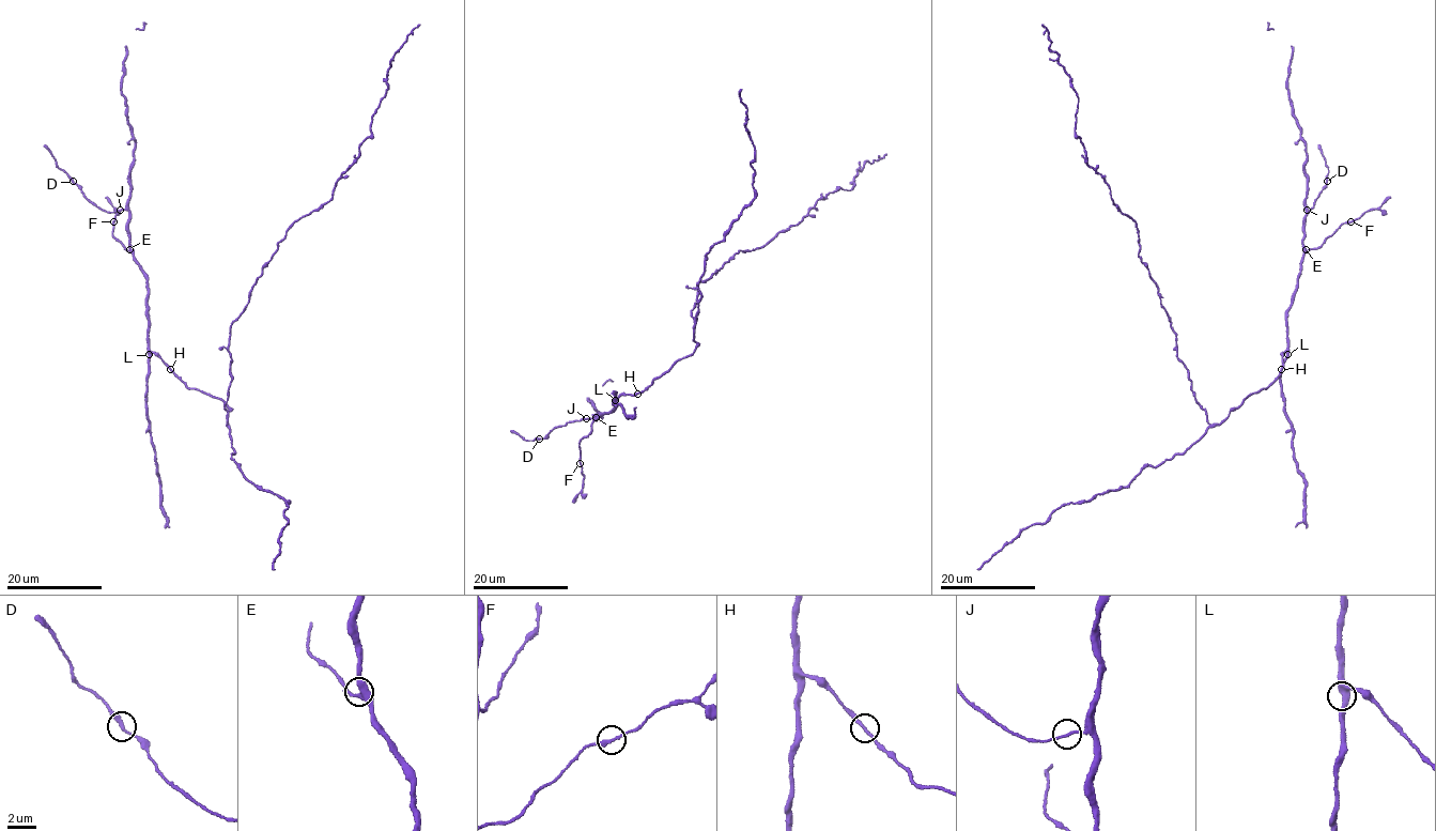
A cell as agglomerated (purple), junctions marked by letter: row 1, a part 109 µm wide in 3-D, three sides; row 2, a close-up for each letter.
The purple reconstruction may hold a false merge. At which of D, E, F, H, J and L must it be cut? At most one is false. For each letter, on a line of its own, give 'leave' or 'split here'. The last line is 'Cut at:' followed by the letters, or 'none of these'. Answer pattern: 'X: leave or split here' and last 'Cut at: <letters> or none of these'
D: leave
E: leave
F: leave
H: leave
J: leave
L: leave
Cut at: none of these

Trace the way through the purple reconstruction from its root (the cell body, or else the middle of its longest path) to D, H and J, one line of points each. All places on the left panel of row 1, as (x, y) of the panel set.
D: (228, 417), (220, 400), (189, 389), (149, 348), (145, 275), (128, 211), (101, 210), (73, 181)
H: (228, 417), (228, 425), (227, 414), (230, 409), (220, 400), (189, 389), (171, 369)
J: (228, 417), (220, 400), (189, 389), (150, 350), (145, 275), (120, 210)

